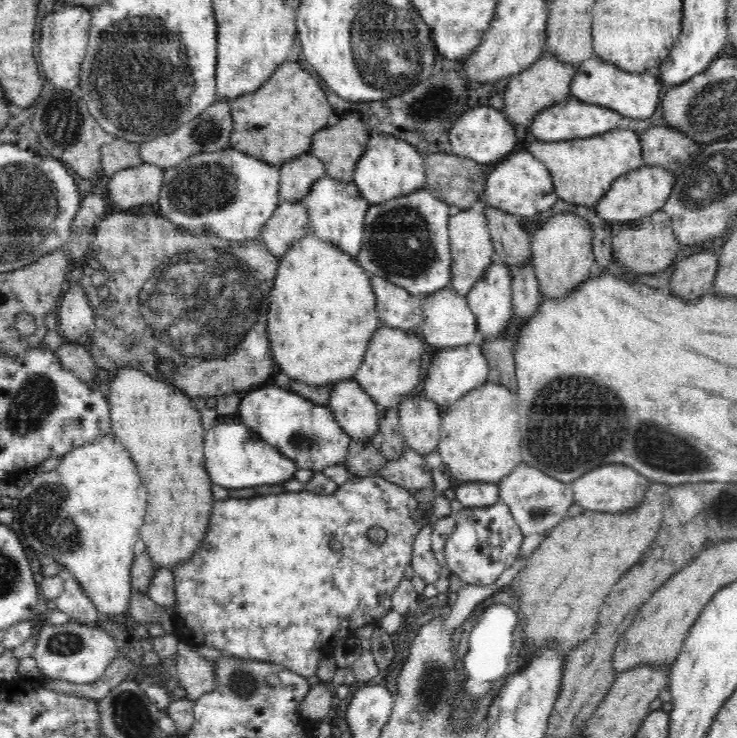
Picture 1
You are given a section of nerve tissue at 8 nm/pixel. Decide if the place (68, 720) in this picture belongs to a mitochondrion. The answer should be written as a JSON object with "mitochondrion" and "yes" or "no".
{"mitochondrion":"no"}

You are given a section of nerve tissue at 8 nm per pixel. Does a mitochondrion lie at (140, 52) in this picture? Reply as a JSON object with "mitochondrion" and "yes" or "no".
{"mitochondrion":"yes"}

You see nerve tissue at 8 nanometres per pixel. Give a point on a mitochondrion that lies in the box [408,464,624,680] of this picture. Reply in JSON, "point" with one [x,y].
{"point":[540,512]}

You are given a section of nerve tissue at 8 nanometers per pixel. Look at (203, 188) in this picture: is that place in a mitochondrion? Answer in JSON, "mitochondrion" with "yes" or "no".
{"mitochondrion":"yes"}

